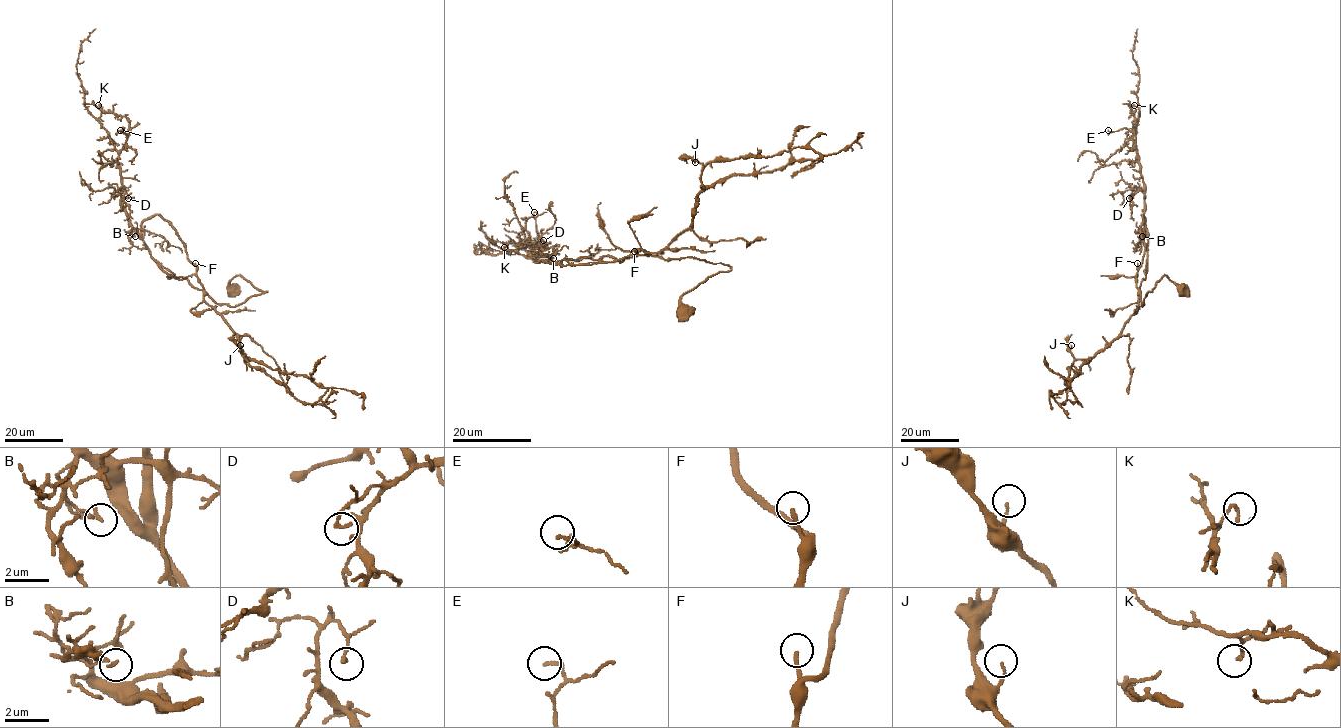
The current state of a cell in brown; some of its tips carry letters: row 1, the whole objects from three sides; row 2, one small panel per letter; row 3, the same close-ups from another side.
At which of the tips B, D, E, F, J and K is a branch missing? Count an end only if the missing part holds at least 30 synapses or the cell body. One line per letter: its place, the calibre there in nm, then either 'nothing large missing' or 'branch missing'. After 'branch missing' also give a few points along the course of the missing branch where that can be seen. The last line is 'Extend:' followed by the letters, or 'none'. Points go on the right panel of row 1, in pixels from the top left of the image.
B: at (1142, 236); 170 nm thick; nothing large missing
D: at (1129, 198); 150 nm thick; nothing large missing
E: at (1108, 130); 110 nm thick; nothing large missing
F: at (1137, 263); 180 nm thick; nothing large missing
J: at (1071, 345); 90 nm thick; nothing large missing
K: at (1134, 105); 150 nm thick; nothing large missing
Extend: none

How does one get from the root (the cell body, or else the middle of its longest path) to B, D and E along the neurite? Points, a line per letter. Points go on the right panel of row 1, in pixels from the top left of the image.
B: (1182, 291), (1164, 275), (1146, 294), (1142, 306), (1140, 283), (1147, 269), (1145, 228), (1142, 236)
D: (1182, 291), (1164, 275), (1146, 294), (1142, 306), (1140, 283), (1147, 269), (1145, 190), (1134, 192), (1129, 198)
E: (1182, 291), (1164, 275), (1142, 306), (1140, 283), (1147, 269), (1145, 183), (1135, 136), (1125, 128), (1108, 130)

